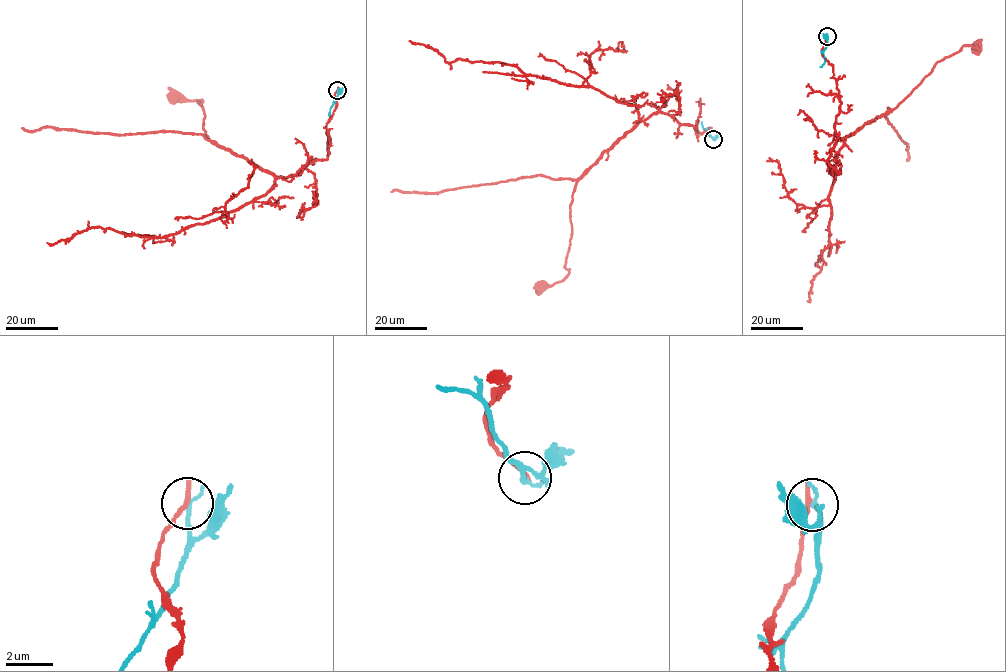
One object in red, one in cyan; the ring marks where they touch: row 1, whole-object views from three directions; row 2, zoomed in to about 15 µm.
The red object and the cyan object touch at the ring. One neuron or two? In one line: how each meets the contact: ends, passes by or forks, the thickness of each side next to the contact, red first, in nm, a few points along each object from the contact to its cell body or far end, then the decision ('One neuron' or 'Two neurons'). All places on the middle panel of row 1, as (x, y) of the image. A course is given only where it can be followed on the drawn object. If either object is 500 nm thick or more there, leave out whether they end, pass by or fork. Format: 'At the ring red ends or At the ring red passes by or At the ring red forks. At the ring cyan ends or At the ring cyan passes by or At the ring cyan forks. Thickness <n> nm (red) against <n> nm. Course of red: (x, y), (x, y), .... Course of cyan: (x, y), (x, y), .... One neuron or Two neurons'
At the ring red ends. At the ring cyan ends. Thickness 240 nm (red) against 190 nm. Course of red: (713, 139), (710, 127), (697, 132), (659, 112), (617, 138), (572, 195), (568, 272), (540, 286). Course of cyan: (713, 139), (703, 129), (702, 121). Two neurons

